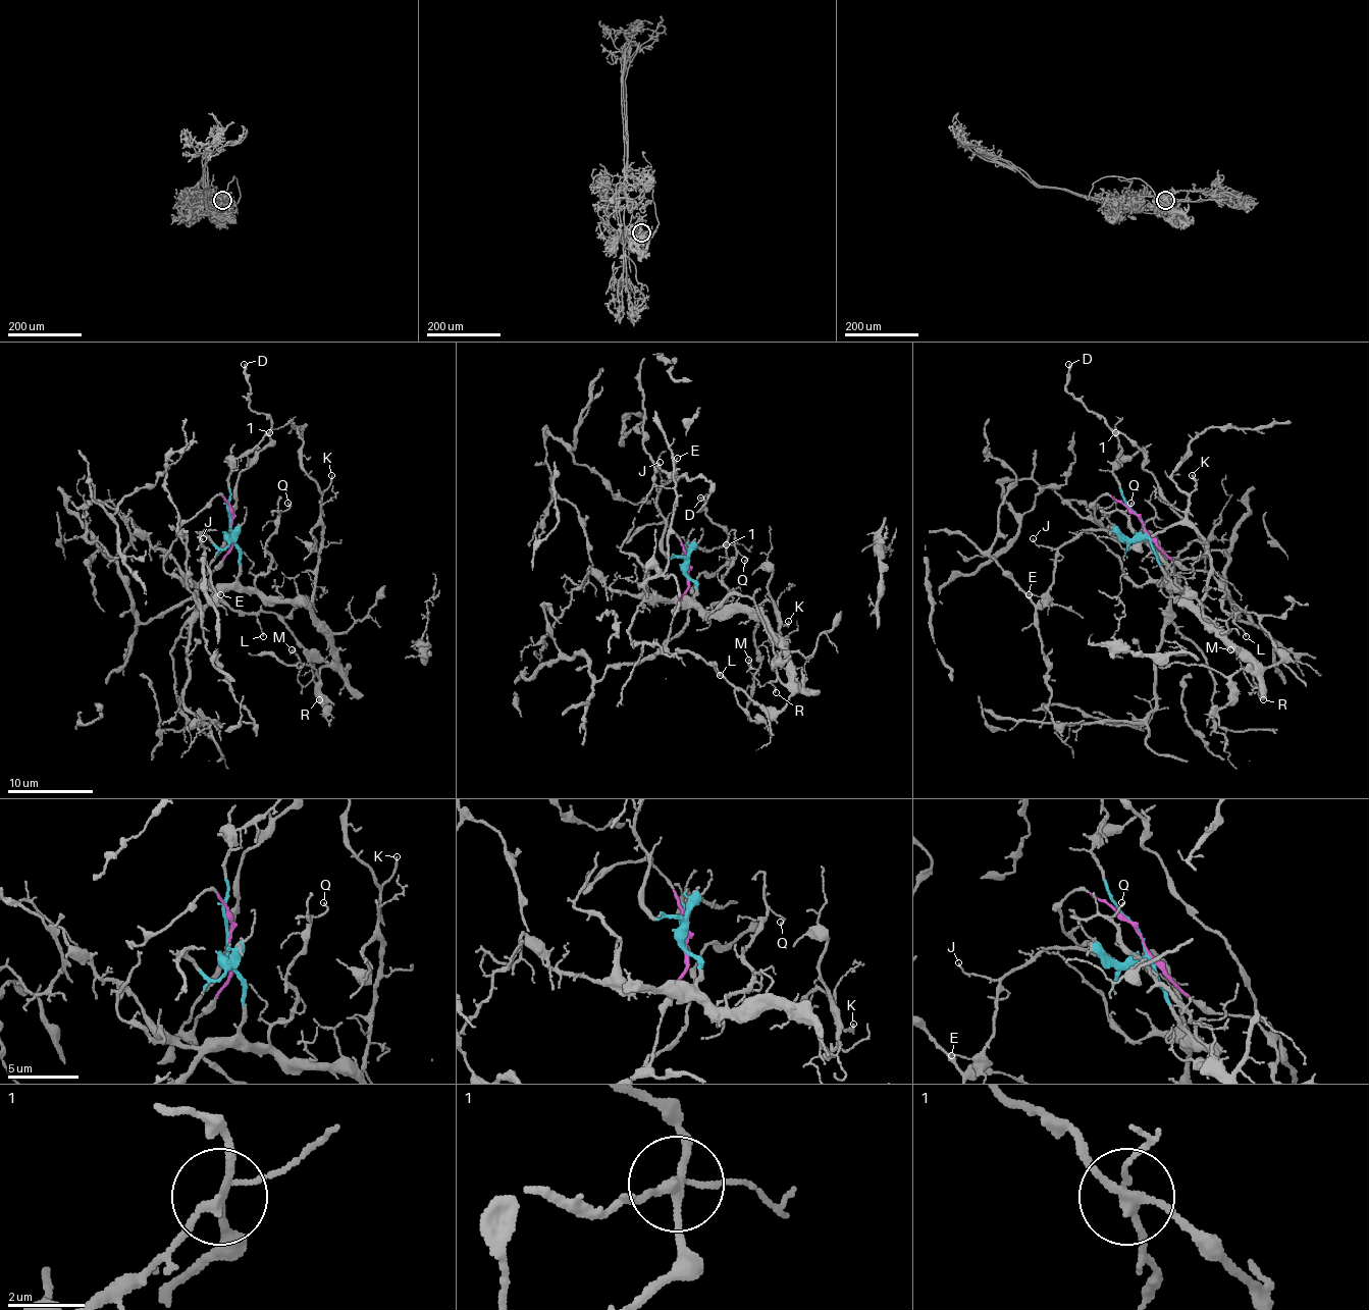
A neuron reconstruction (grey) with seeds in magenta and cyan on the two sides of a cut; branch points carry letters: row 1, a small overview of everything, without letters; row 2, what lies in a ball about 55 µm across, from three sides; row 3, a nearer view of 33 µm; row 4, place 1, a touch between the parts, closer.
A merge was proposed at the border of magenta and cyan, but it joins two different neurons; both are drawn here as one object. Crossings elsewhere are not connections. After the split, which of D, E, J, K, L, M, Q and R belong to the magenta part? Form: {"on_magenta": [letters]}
{"on_magenta": ["D", "L"]}

